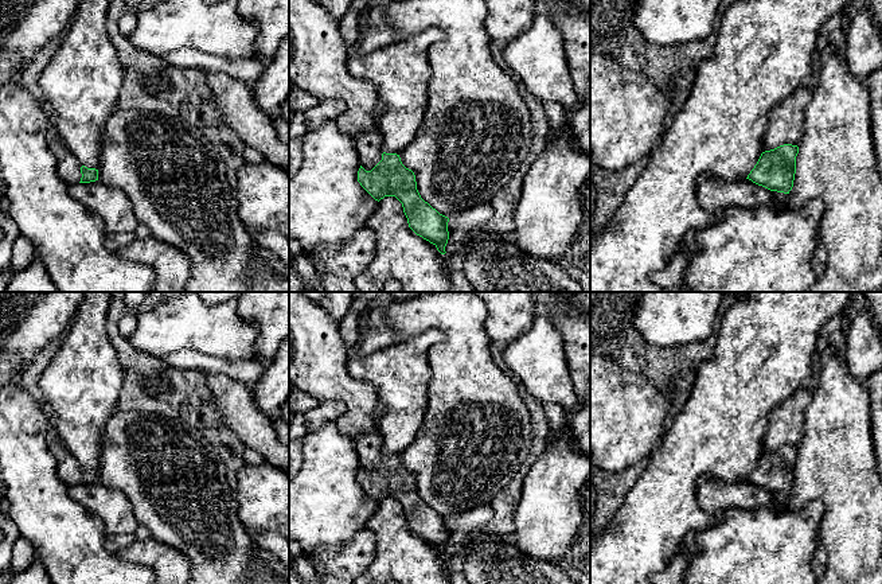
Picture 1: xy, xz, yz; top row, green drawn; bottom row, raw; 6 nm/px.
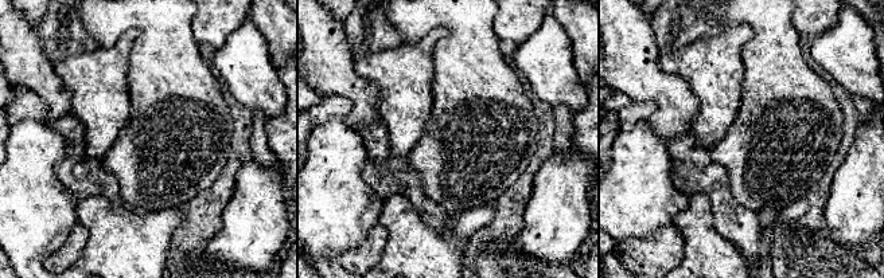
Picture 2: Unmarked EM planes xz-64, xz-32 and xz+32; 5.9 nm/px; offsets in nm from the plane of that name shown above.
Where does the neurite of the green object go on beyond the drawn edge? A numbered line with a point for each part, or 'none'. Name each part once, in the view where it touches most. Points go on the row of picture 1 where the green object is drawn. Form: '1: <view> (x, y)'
1: xz (370, 146)

